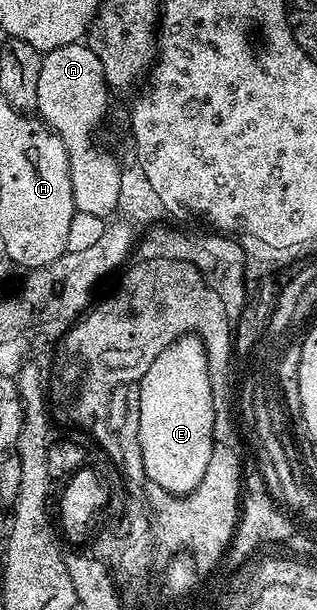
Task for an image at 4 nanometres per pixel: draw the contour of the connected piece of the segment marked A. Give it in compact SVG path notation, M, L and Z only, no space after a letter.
M88 42L59 45L59 49L51 49L42 54L36 114L61 138L67 149L74 208L83 213L95 213L95 217L103 220L108 220L116 212L122 169L118 156L108 155L103 148L97 147L96 141L93 140L97 126L104 121L105 114L109 111L109 94L111 94L111 88L105 81L103 65L99 65L99 57L91 53Z

